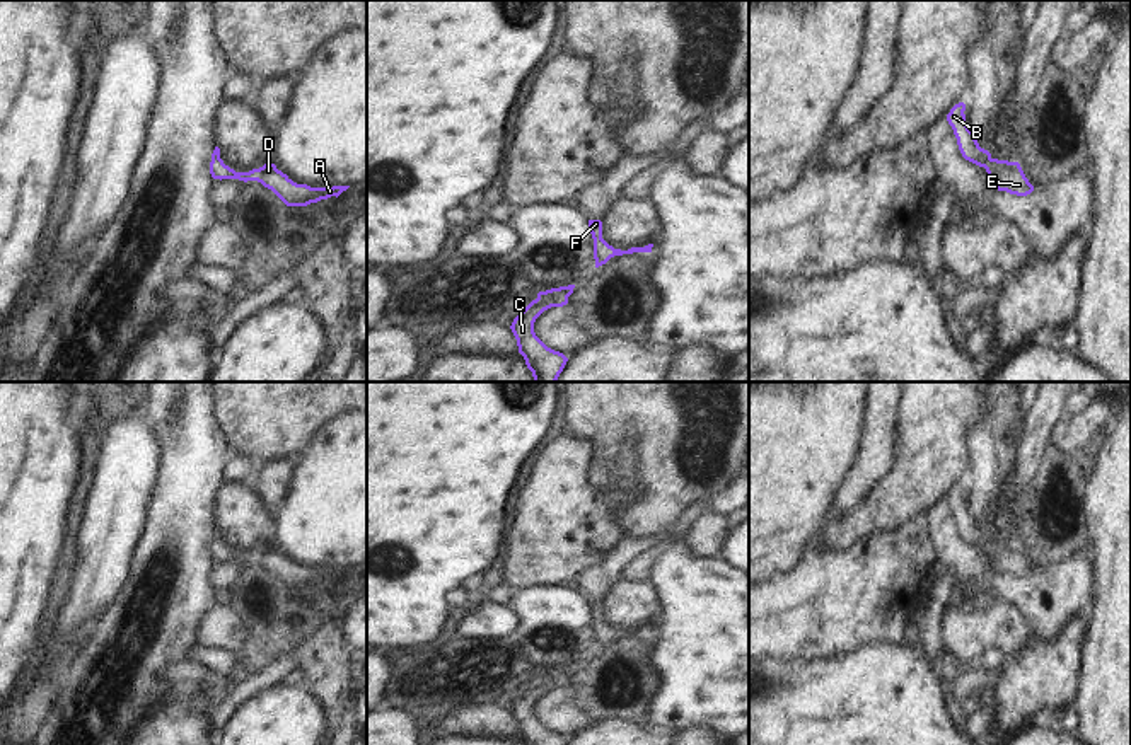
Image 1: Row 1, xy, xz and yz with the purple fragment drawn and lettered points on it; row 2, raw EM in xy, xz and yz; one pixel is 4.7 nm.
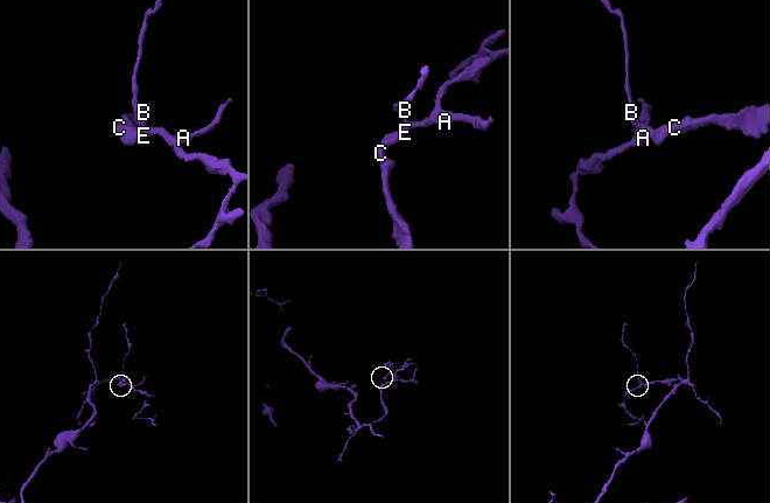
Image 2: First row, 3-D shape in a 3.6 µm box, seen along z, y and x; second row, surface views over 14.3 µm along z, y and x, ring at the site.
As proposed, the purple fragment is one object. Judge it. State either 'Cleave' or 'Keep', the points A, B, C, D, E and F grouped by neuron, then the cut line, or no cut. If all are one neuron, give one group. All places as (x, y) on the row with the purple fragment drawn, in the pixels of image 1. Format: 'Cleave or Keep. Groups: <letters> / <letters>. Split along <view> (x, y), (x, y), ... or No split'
Keep. Groups: A B C D E F. No split

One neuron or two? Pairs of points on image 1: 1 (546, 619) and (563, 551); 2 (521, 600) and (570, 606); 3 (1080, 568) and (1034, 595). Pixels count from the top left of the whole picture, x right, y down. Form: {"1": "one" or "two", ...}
{"1": "two", "2": "one", "3": "one"}

